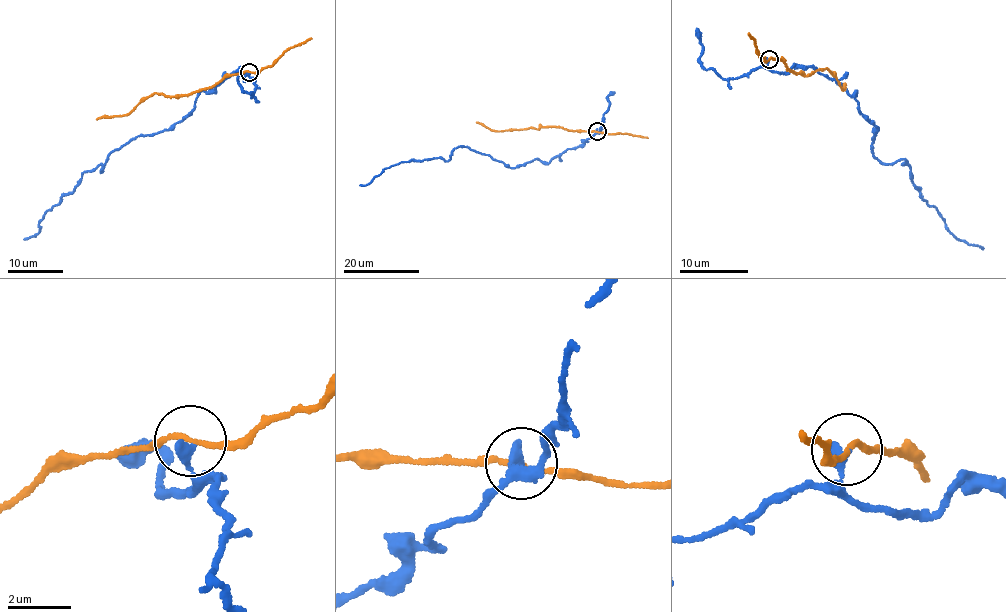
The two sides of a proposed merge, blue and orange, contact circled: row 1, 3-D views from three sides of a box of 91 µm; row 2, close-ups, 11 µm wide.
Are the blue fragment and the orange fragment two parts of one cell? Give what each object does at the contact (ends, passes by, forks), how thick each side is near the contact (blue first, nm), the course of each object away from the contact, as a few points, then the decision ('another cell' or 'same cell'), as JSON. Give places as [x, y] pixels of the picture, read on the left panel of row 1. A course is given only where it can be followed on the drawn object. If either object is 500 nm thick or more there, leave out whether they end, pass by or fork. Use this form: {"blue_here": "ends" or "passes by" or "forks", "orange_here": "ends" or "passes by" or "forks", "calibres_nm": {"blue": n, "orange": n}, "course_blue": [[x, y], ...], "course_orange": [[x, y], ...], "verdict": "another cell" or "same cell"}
{"blue_here": "ends", "orange_here": "passes by", "calibres_nm": {"blue": 320, "orange": 140}, "course_blue": [[249, 71], [86, 170], [23, 239]], "course_orange": [[249, 71], [227, 74], [212, 86], [177, 97], [153, 92], [128, 113], [96, 119]], "verdict": "another cell"}

